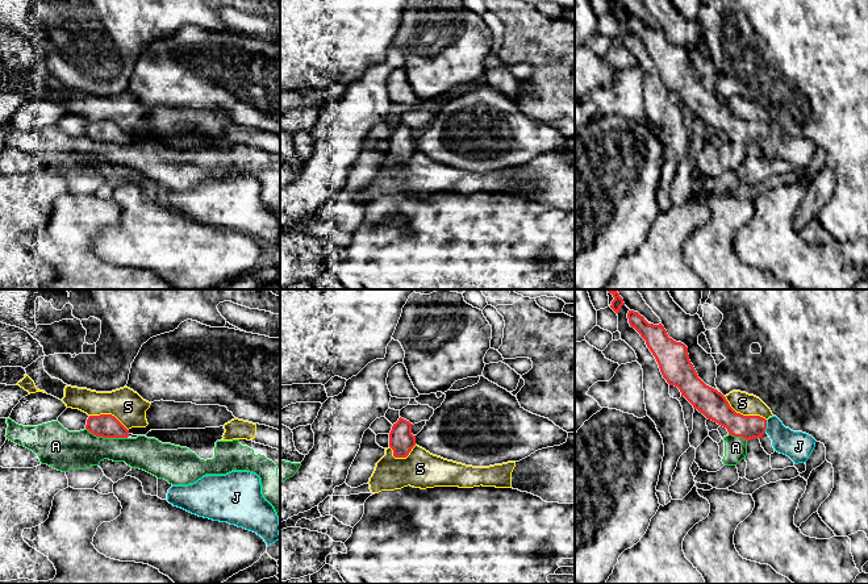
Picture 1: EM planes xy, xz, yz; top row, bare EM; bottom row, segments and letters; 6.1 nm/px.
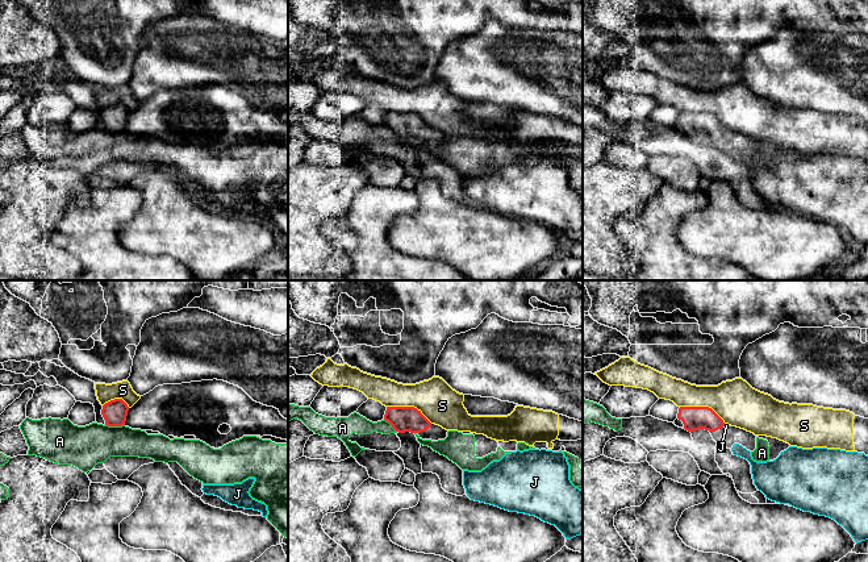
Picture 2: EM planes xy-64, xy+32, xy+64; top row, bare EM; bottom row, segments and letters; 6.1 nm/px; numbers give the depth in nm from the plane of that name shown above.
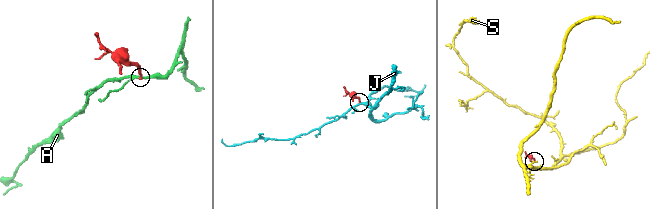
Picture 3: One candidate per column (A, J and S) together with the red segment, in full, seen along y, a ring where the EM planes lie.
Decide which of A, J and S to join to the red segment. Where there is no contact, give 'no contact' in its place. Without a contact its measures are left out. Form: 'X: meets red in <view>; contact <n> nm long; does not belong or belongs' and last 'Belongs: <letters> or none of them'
A: meets red in xy; contact 260 nm long; does not belong
J: meets red in yz; contact 80 nm long; belongs
S: meets red in yz; contact 300 nm long; does not belong
Belongs: J

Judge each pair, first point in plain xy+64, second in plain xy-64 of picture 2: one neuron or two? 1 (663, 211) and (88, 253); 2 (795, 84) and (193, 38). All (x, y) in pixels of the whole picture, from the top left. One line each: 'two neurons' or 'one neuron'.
1: one neuron
2: one neuron

